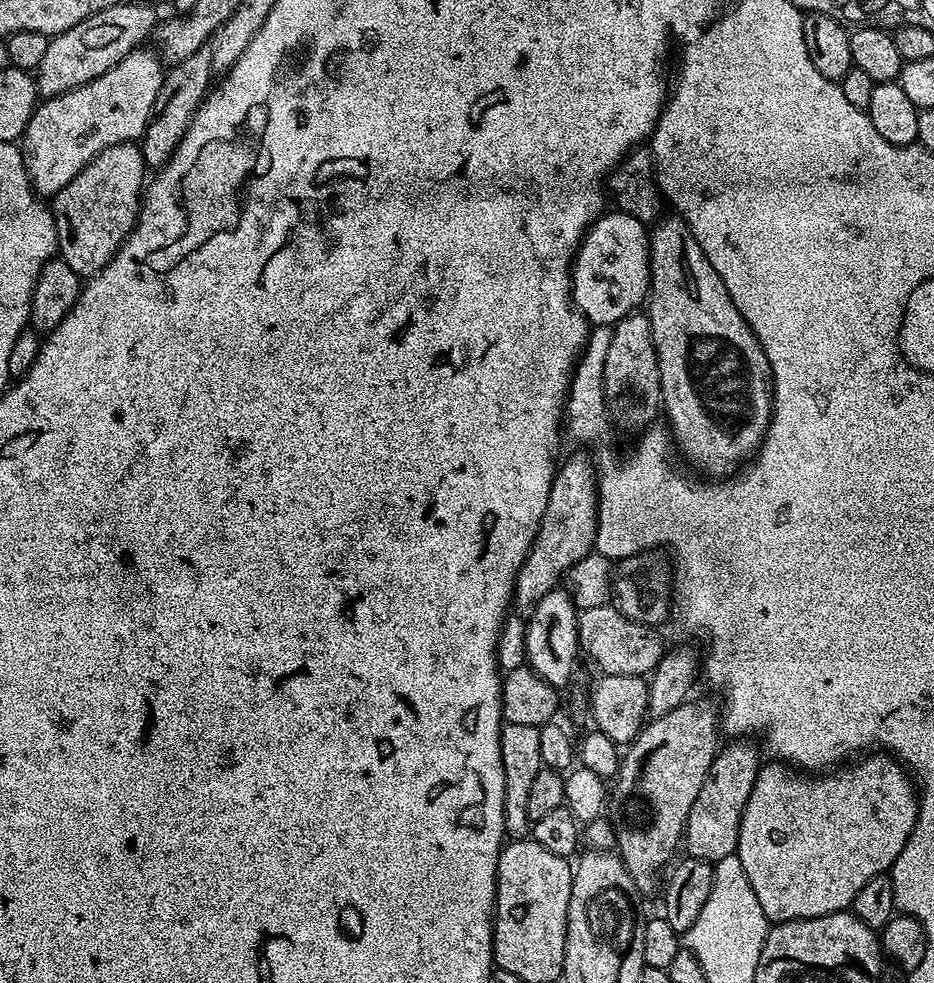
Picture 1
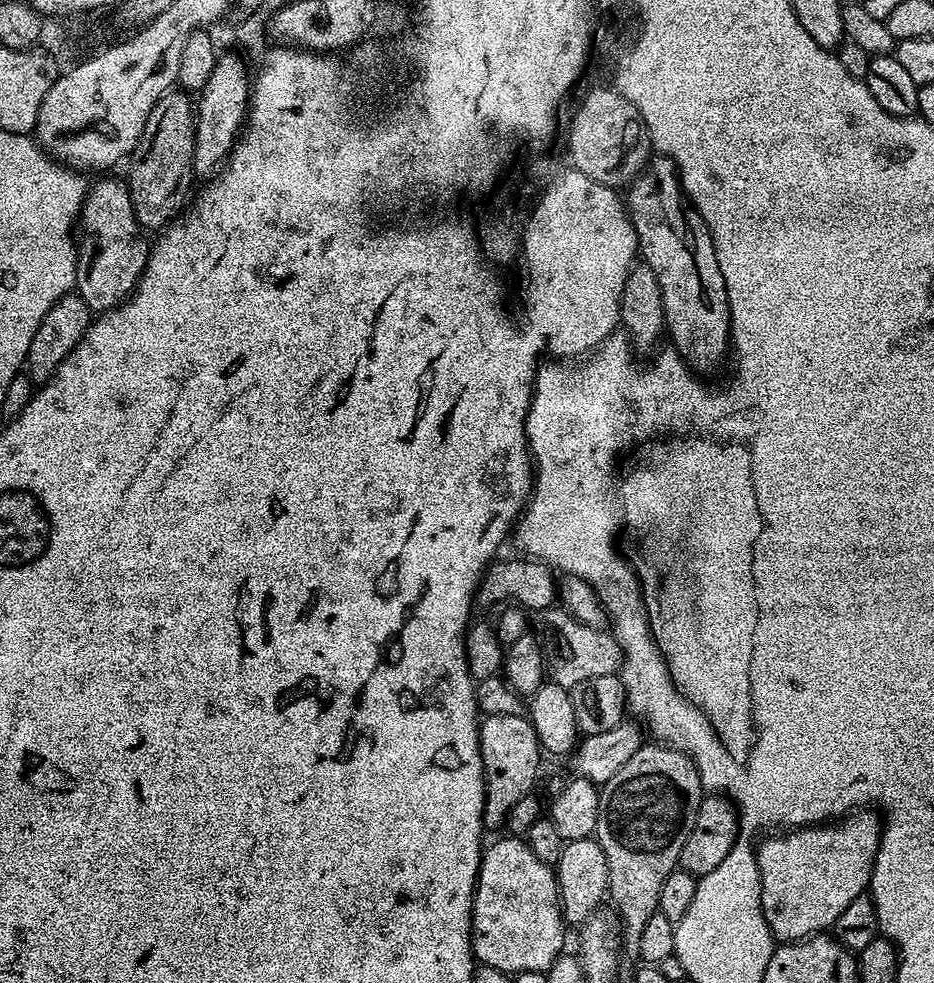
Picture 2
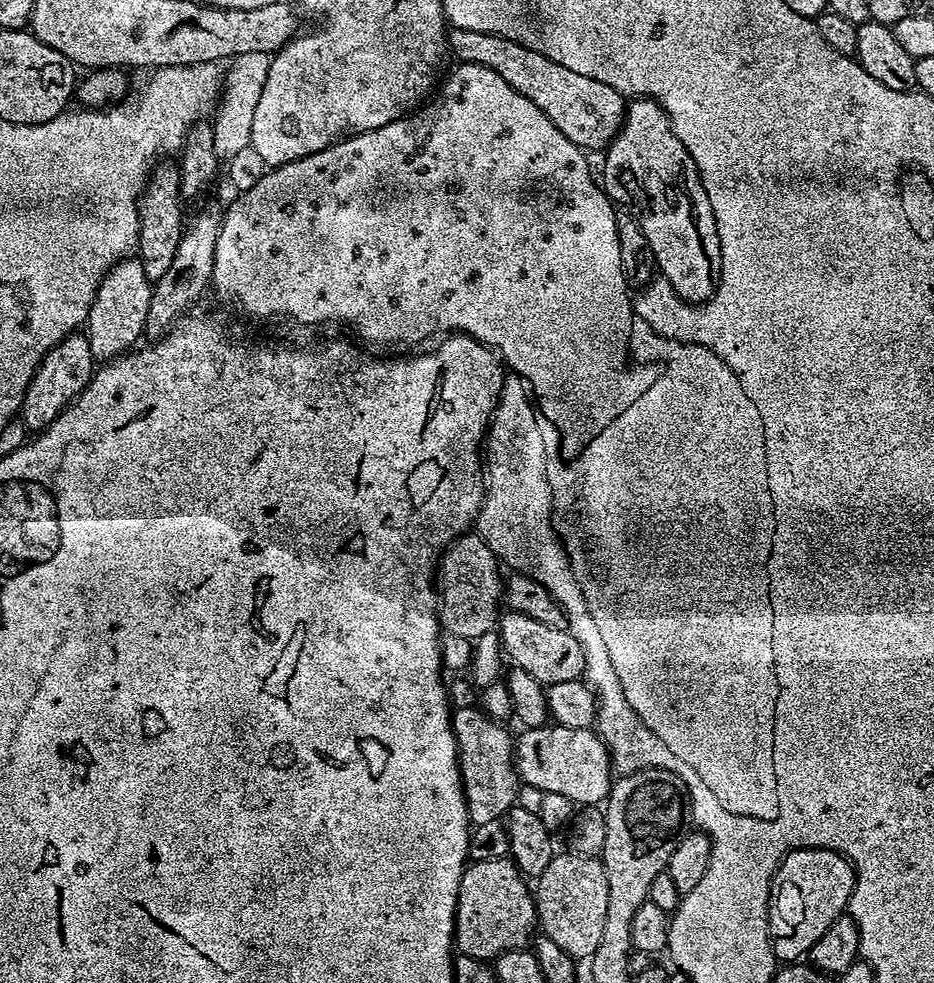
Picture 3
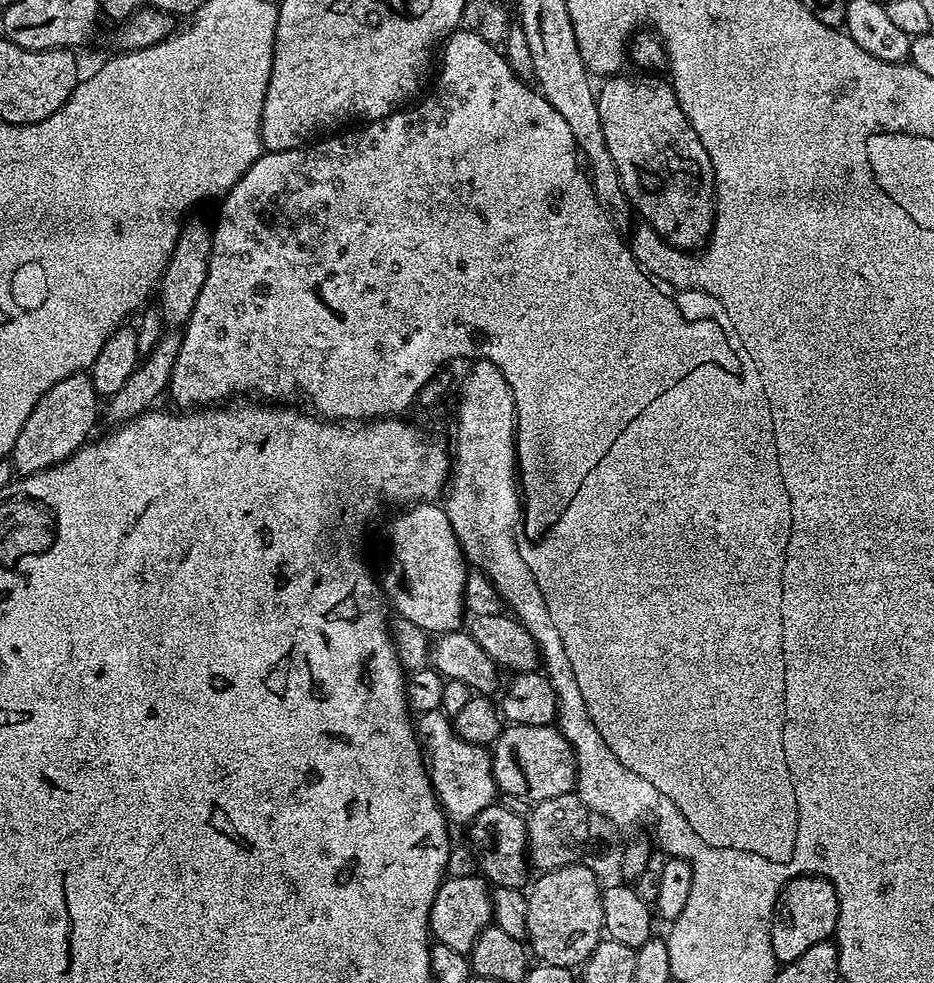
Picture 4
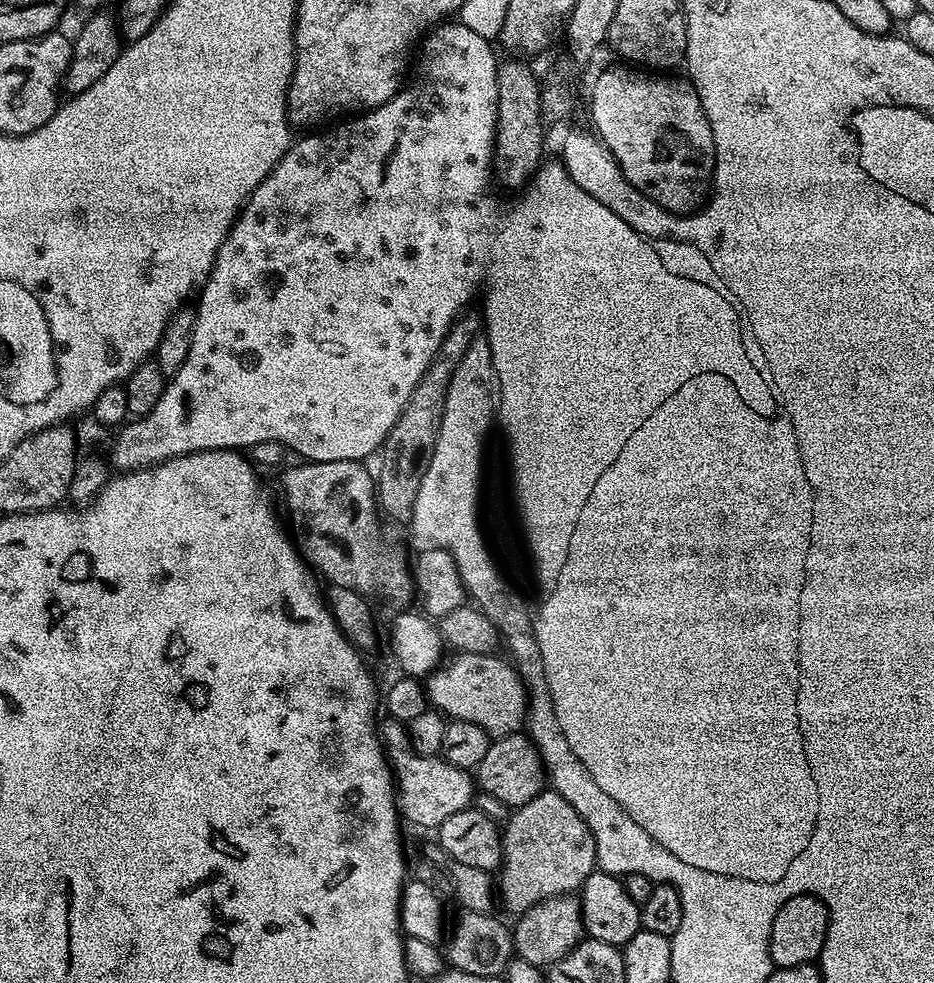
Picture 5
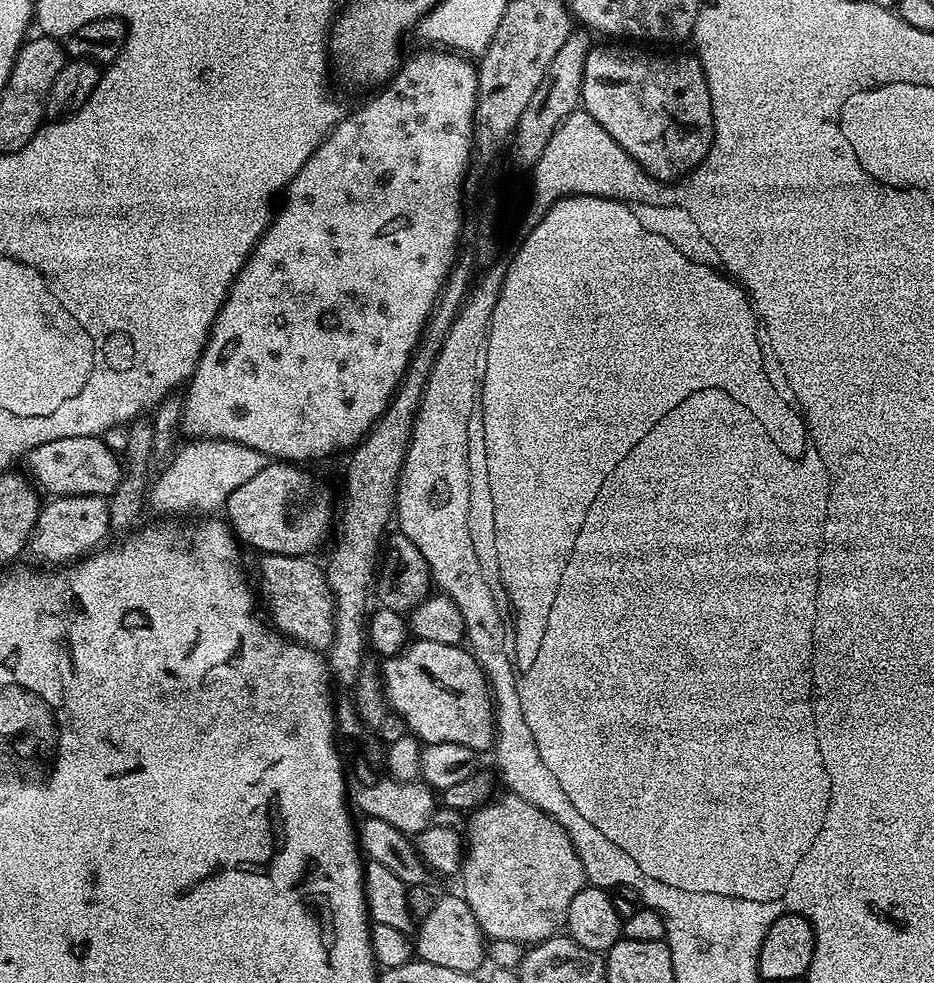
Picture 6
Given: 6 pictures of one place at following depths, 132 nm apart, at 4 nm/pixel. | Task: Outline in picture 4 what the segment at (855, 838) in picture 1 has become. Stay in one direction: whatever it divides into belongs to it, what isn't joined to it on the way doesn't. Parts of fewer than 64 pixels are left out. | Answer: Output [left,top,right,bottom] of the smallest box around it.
[772,876,838,965]

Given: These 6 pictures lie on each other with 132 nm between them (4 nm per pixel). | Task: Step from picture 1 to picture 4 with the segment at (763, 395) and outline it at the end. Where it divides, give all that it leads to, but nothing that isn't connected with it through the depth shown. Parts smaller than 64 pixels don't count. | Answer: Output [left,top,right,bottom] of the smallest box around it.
[596,74,716,249]

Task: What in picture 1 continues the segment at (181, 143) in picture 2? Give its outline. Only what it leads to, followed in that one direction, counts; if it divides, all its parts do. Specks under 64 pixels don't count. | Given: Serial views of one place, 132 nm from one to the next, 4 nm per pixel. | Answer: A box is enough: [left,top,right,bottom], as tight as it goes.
[140,31,220,168]

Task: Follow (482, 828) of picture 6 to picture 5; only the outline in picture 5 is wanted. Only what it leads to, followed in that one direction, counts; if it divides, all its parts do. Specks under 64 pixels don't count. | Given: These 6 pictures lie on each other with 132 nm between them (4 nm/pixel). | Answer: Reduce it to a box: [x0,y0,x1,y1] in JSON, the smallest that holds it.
[498,790,597,914]

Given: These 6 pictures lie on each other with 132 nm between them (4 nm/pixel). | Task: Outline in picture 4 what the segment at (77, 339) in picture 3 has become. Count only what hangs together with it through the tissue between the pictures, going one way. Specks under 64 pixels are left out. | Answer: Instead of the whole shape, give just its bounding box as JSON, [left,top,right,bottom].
[10,372,98,476]

